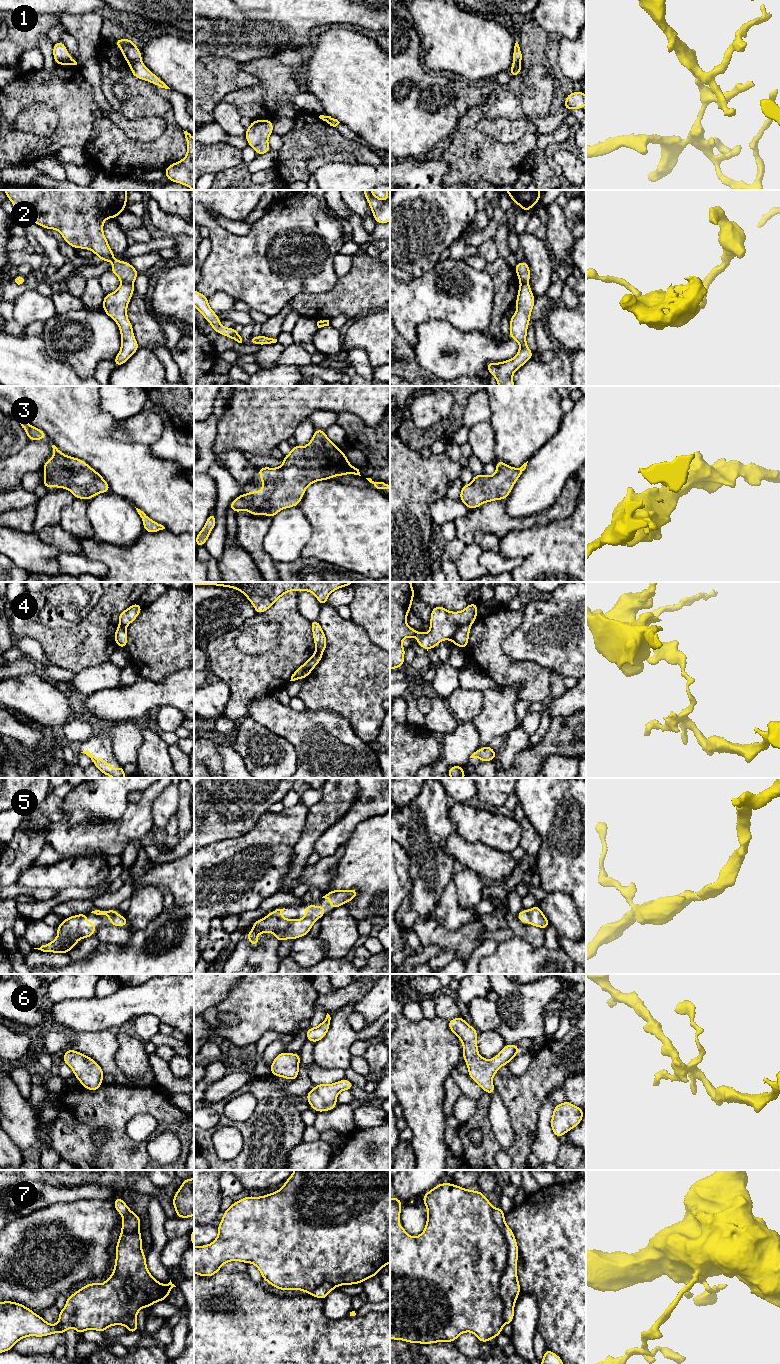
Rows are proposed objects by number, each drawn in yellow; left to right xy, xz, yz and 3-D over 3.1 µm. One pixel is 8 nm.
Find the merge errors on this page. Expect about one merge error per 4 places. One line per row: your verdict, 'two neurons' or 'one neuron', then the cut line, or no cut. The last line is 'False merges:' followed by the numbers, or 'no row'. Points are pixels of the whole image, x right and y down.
1: two neurons; cut xy (140, 61), (129, 64)
2: two neurons; cut xy (121, 282), (132, 284)
3: one neuron; cut none
4: two neurons; cut yz (470, 623), (461, 625), (451, 639)
5: one neuron; cut none
6: one neuron; cut none
7: two neurons; cut yz (493, 1209), (507, 1243), (500, 1285), (505, 1322)
False merges: 1, 2, 4, 7

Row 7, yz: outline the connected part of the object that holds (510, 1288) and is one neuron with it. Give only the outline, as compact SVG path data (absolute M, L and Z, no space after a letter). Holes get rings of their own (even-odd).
M501 1207L493 1210L495 1223L503 1233L508 1243L508 1262L504 1275L501 1278L500 1293L504 1302L503 1319L505 1323L512 1325L515 1302L521 1292L517 1276L518 1246L515 1235L505 1222L505 1214Z

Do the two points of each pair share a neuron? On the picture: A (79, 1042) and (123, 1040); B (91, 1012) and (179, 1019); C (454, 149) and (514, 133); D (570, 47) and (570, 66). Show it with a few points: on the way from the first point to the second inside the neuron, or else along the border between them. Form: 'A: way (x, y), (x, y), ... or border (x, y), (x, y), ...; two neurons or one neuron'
A: border (113, 1031), (118, 1043), (116, 1063); two neurons
B: way (113, 1011), (121, 1006), (157, 1006); one neuron
C: border (476, 125), (479, 130), (498, 141), (516, 141); two neurons
D: way (570, 52), (570, 61); one neuron

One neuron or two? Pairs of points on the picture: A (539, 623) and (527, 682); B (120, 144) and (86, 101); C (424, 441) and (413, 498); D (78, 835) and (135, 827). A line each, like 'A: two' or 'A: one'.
A: two
B: two
C: two
D: one

